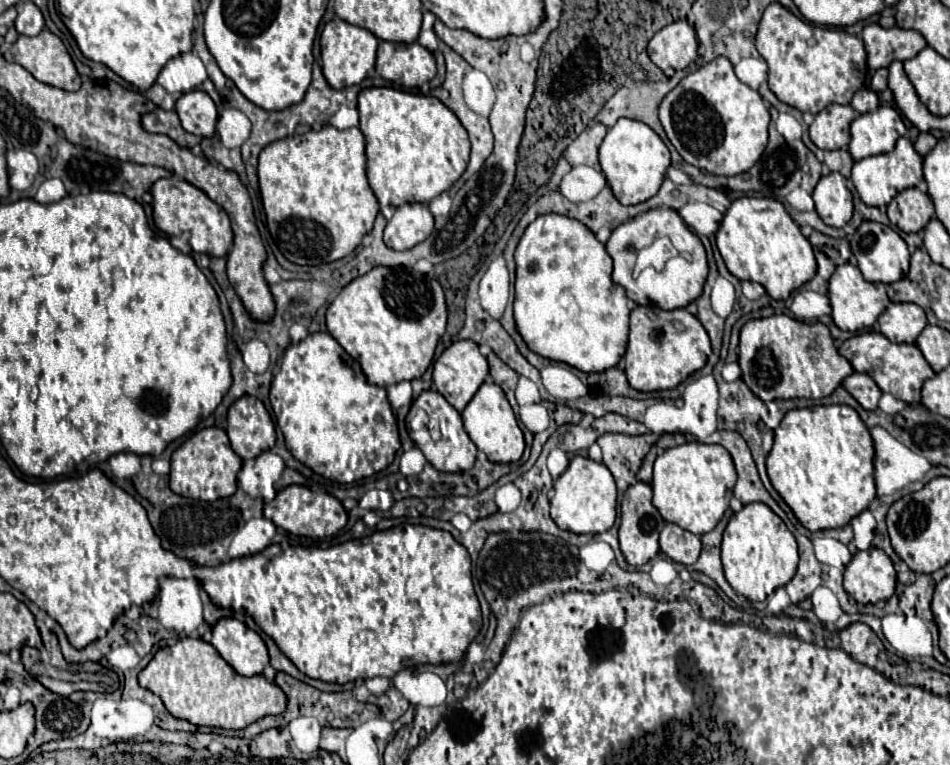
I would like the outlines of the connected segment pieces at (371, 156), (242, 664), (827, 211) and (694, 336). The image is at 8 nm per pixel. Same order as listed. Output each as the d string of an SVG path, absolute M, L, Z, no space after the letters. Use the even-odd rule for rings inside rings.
M391 87L363 89L359 95L361 131L367 141L367 177L381 205L423 203L449 191L469 163L469 137L457 115L439 99Z
M223 617L215 623L211 645L237 673L247 677L263 673L269 663L269 653L261 635L233 617Z
M829 173L819 179L813 201L819 217L831 227L845 227L853 213L853 197L847 189L847 179L837 173Z
M635 307L631 311L631 331L629 331L629 347L625 353L625 375L629 385L637 391L661 391L673 389L681 381L685 381L691 373L703 369L707 357L711 355L709 335L699 319L685 309L653 309L651 307Z

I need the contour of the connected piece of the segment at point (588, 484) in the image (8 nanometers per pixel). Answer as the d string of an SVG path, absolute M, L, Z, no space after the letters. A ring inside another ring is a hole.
M577 455L567 471L557 479L551 497L551 517L557 527L573 533L603 533L613 527L617 517L617 487L613 475L605 471L603 463L597 463L589 457Z

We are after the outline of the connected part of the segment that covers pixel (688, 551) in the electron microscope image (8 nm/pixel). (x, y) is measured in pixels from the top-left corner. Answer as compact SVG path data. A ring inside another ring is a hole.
M665 523L659 545L665 555L669 555L675 563L681 565L693 565L701 553L701 537L673 523Z

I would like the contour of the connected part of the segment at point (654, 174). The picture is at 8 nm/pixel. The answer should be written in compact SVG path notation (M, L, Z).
M619 119L607 131L599 147L599 161L615 197L623 205L637 205L651 199L659 191L665 173L671 165L671 153L661 141L661 137L645 123L633 119Z

